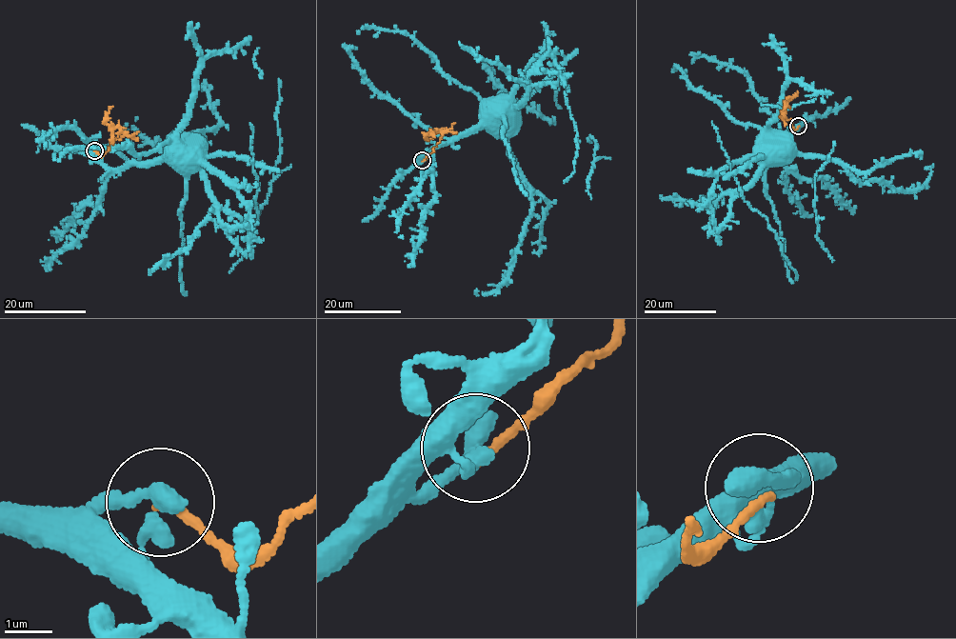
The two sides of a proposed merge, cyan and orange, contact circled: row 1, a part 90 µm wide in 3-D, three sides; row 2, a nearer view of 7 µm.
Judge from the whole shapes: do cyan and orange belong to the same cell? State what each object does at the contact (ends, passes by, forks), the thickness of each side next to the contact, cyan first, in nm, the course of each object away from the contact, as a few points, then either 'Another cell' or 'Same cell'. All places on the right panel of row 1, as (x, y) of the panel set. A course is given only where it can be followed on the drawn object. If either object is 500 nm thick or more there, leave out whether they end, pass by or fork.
At the ring cyan ends. At the ring orange ends. Thickness 440 nm (cyan) against 180 nm. Course of cyan: (799, 126), (790, 130), (780, 148), (766, 140), (771, 136), (775, 140). Course of orange: (799, 127), (792, 129), (793, 121), (785, 116), (785, 106), (797, 91). Another cell

